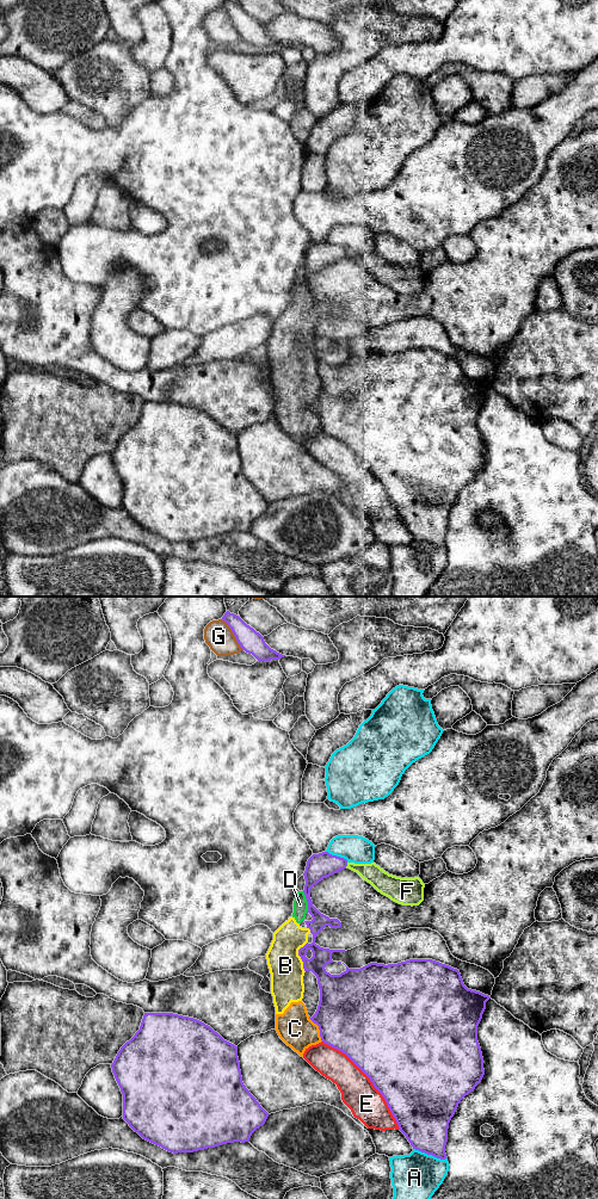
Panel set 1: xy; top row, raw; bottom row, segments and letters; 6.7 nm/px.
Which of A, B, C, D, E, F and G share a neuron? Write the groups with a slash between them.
A / B C D / E / F / G

